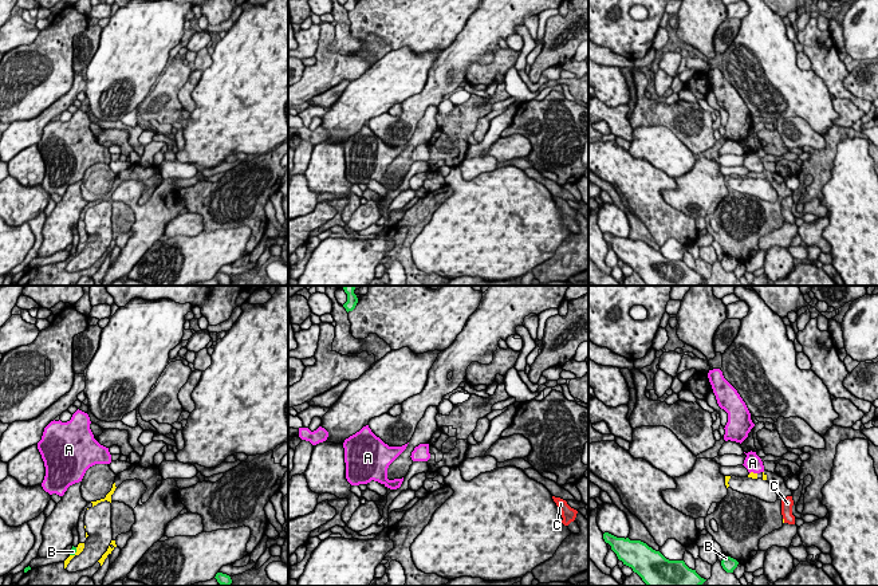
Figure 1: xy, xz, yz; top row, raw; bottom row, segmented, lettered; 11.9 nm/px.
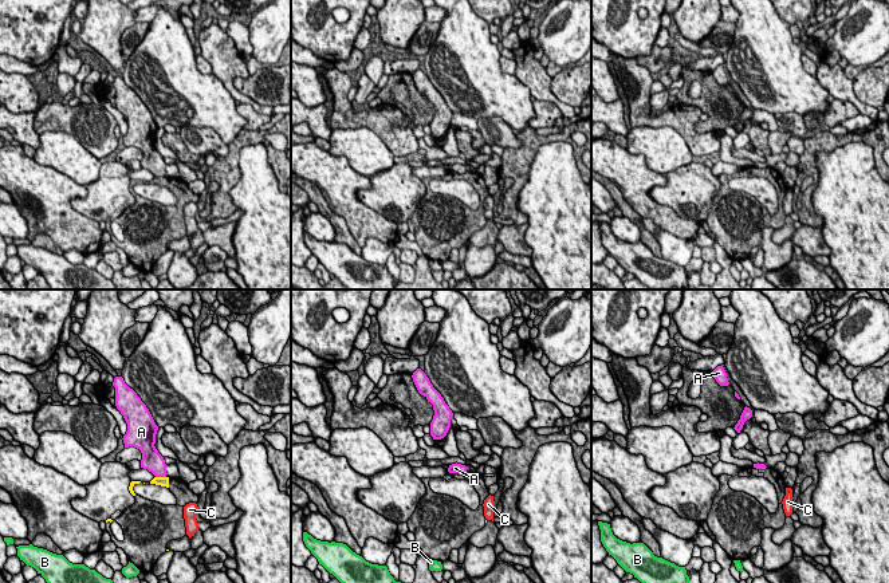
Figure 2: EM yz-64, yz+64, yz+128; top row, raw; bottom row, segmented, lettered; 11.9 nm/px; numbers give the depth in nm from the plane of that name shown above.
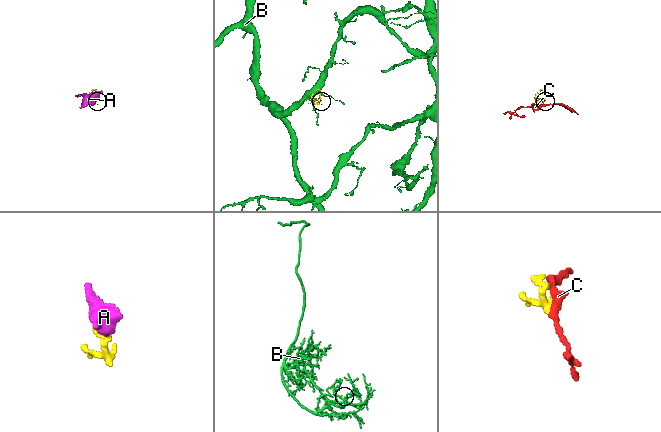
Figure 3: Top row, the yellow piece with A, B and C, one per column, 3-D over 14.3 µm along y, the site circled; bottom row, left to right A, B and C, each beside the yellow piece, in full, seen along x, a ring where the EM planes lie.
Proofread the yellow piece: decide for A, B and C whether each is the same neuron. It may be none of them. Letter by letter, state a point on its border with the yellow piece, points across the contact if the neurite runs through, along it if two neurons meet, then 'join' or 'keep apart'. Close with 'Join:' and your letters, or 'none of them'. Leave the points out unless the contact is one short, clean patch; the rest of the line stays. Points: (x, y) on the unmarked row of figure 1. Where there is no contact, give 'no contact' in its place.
A: yz (752, 172) | along yz (756, 172), (749, 173) | keep apart
B: xy (75, 252) | keep apart
C: yz (783, 220) | keep apart
Join: none of them

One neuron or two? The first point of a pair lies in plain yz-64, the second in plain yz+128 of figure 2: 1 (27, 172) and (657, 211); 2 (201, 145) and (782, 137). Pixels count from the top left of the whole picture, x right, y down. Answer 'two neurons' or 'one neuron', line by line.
1: one neuron
2: two neurons

